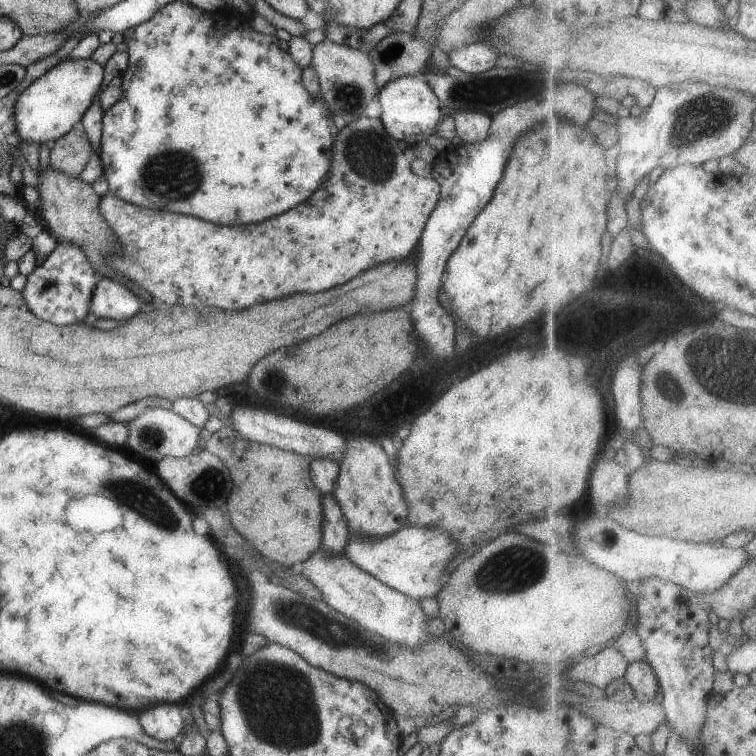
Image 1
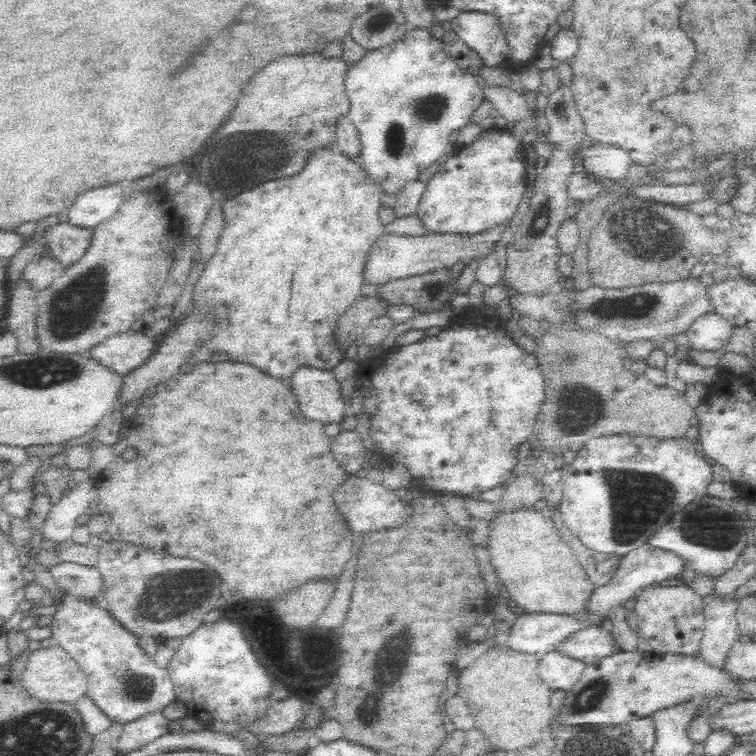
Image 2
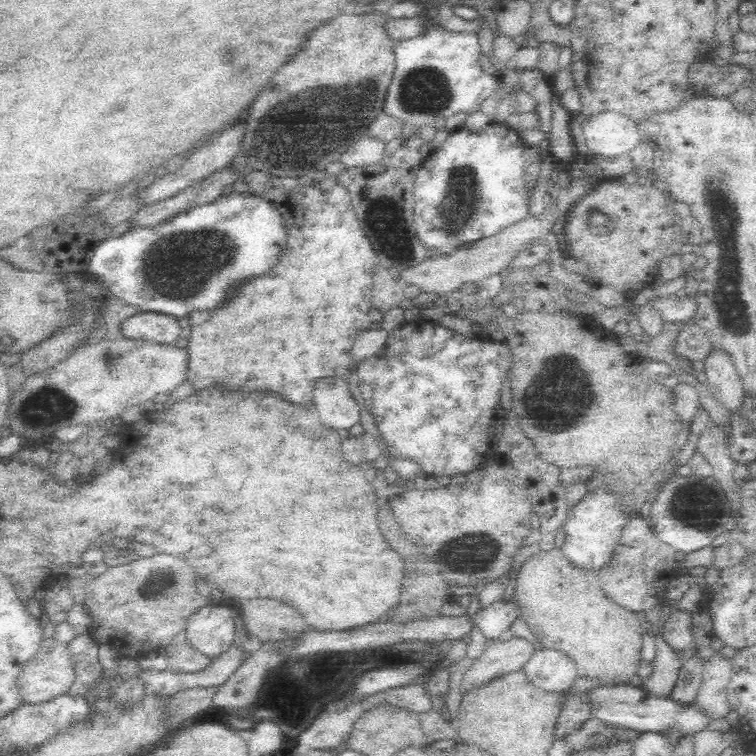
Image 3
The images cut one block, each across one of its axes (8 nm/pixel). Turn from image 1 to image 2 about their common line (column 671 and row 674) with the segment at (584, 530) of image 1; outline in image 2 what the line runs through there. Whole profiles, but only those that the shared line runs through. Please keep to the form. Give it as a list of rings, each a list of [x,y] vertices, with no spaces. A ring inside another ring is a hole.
[[[546,652],[541,655],[537,670],[539,679],[553,691],[567,691],[581,675],[586,664],[563,654]]]

